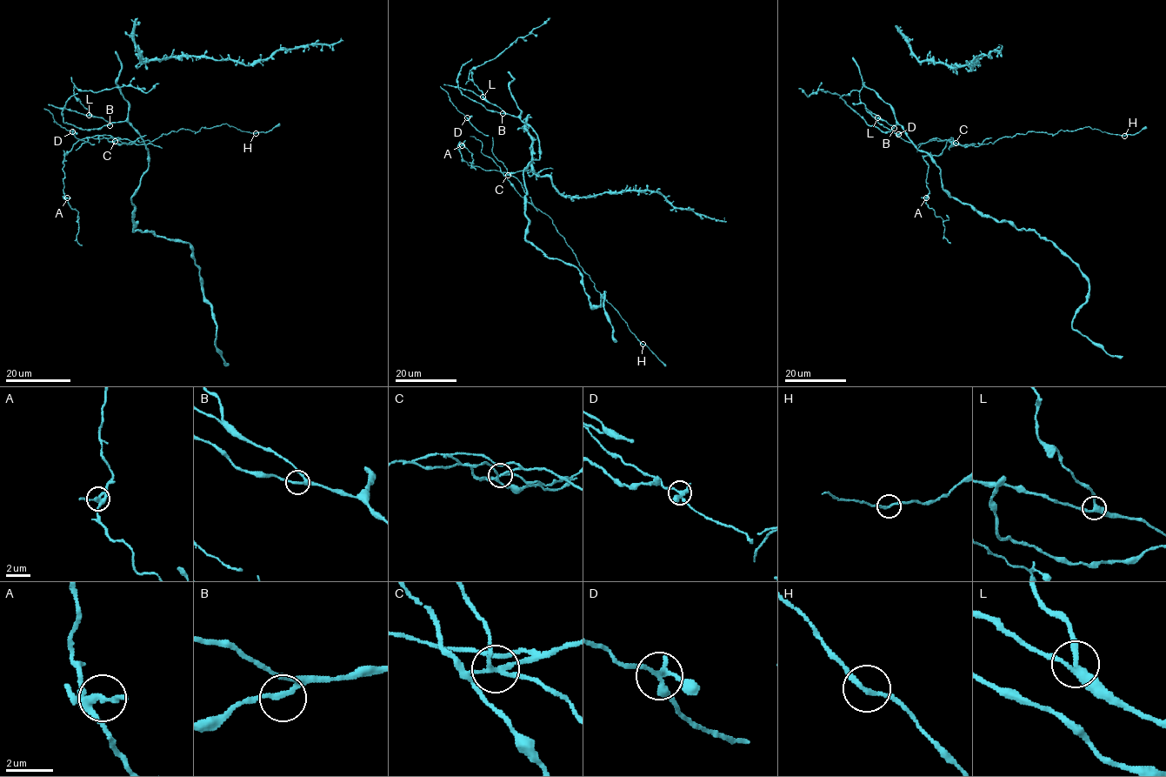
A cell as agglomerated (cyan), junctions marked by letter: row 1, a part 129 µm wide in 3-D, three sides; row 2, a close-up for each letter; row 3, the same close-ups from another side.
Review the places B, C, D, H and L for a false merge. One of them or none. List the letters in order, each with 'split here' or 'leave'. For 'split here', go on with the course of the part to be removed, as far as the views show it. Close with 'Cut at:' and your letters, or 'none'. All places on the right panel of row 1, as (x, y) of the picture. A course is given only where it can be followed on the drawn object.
B: leave
C: split here | (955, 143), (950, 137), (939, 155), (923, 157), (929, 193), (926, 204), (941, 217), (944, 237), (950, 243)
D: leave
H: leave
L: leave
Cut at: C

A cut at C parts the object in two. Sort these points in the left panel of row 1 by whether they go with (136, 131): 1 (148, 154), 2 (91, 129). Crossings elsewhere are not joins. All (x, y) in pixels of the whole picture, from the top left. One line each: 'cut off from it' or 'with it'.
1: with it
2: with it

